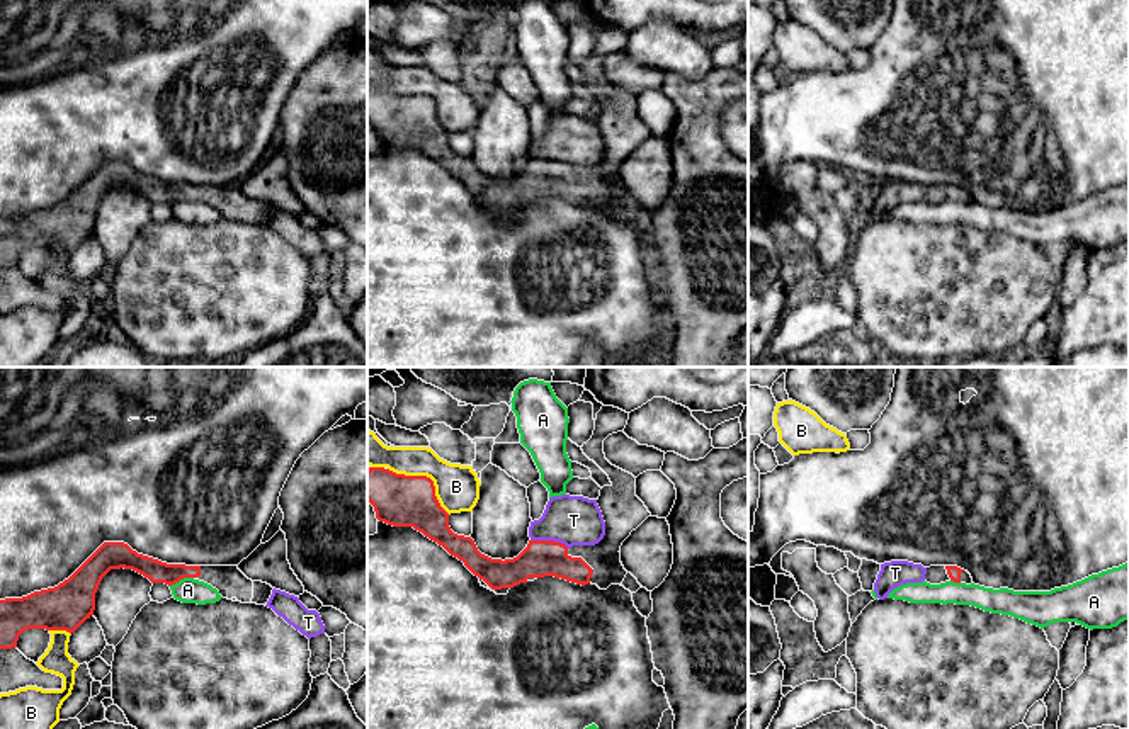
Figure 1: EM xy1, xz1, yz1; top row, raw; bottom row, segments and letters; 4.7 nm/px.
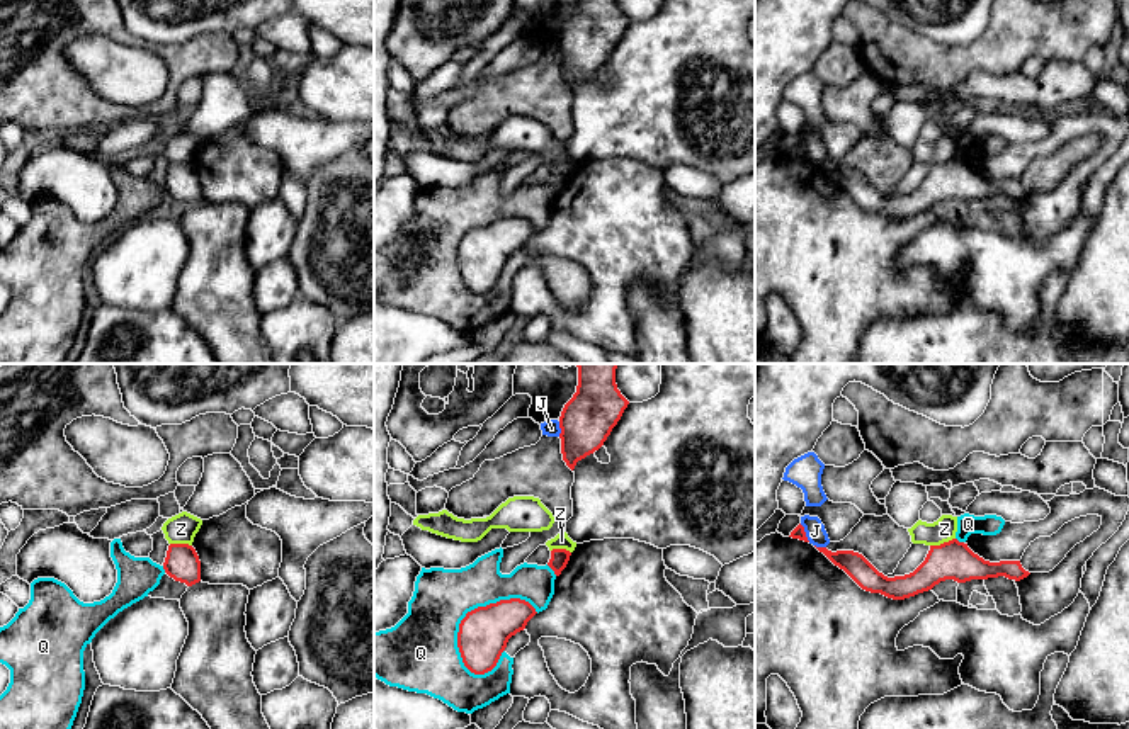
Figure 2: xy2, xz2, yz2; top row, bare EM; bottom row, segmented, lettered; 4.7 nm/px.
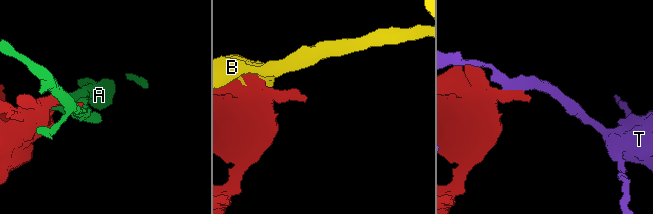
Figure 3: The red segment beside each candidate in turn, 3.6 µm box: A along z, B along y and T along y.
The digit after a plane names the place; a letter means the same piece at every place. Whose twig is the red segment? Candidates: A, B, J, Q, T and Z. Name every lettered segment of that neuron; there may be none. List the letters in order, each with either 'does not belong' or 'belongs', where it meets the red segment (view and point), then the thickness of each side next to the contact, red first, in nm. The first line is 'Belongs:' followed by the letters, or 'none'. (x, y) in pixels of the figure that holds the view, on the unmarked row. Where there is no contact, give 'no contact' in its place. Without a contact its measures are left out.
Belongs: none
A: does not belong; meets red in xy1 at (181, 197); 110 nm thick on the red side, 120 nm on the other
B: does not belong; meets red in xz1 at (425, 96); 240 nm thick on the red side, 200 nm on the other
J: does not belong; meets red in yz2 at (805, 152); 60 nm thick on the red side, 100 nm on the other
Q: does not belong; meets red in xz2 at (478, 226); 240 nm thick on the red side, 280 nm on the other
T: does not belong; meets red in xz1 at (550, 160); 180 nm thick on the red side, 240 nm on the other
Z: does not belong; meets red in yz2 at (944, 162); 180 nm thick on the red side, 110 nm on the other

